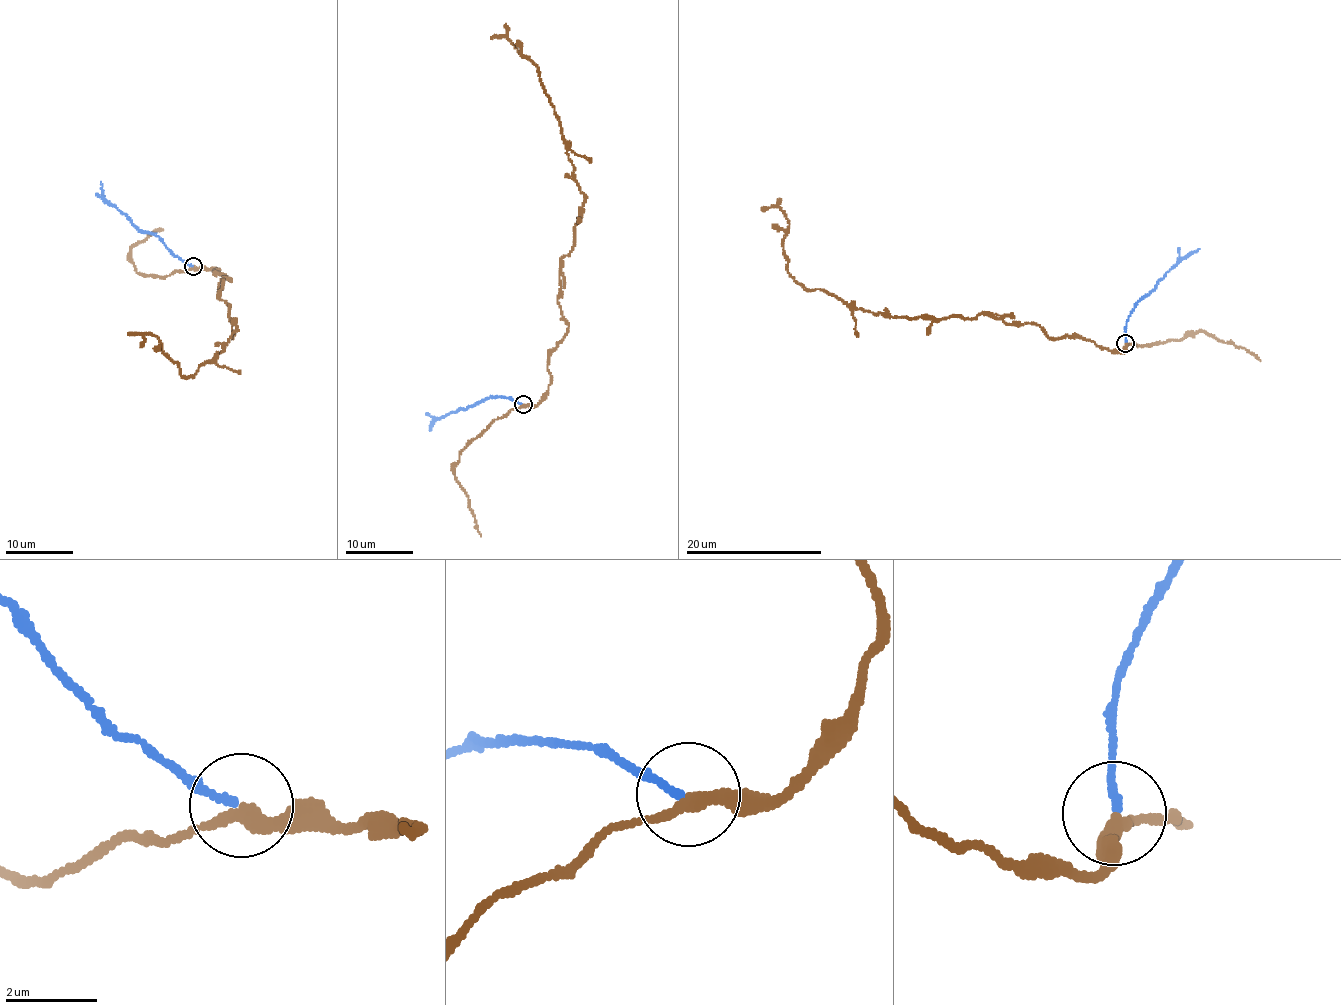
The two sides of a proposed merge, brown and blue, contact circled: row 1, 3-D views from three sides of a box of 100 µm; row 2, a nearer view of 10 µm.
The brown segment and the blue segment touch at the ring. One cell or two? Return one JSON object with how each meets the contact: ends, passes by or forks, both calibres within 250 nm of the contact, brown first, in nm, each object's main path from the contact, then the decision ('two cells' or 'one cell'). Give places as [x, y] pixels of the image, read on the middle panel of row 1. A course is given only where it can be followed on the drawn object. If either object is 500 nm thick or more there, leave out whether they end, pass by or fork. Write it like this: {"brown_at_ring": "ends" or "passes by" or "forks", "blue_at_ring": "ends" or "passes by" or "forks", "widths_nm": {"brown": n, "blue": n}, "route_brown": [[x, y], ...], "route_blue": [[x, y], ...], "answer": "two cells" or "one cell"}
{"brown_at_ring": "passes by", "blue_at_ring": "ends", "widths_nm": {"brown": 280, "blue": 160}, "route_brown": [[522, 404], [536, 405], [548, 388], [547, 361], [568, 326], [559, 268], [585, 194], [539, 69], [504, 25]], "route_blue": [[522, 404], [501, 396], [487, 397], [432, 422], [429, 431]], "answer": "two cells"}

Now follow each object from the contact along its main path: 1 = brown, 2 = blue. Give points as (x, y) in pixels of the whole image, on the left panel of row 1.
1: (192, 266), (231, 280), (217, 296), (237, 330), (192, 377), (157, 337), (140, 347)
2: (192, 266), (170, 254), (156, 236), (137, 228), (125, 214), (109, 204), (103, 196), (101, 181)

